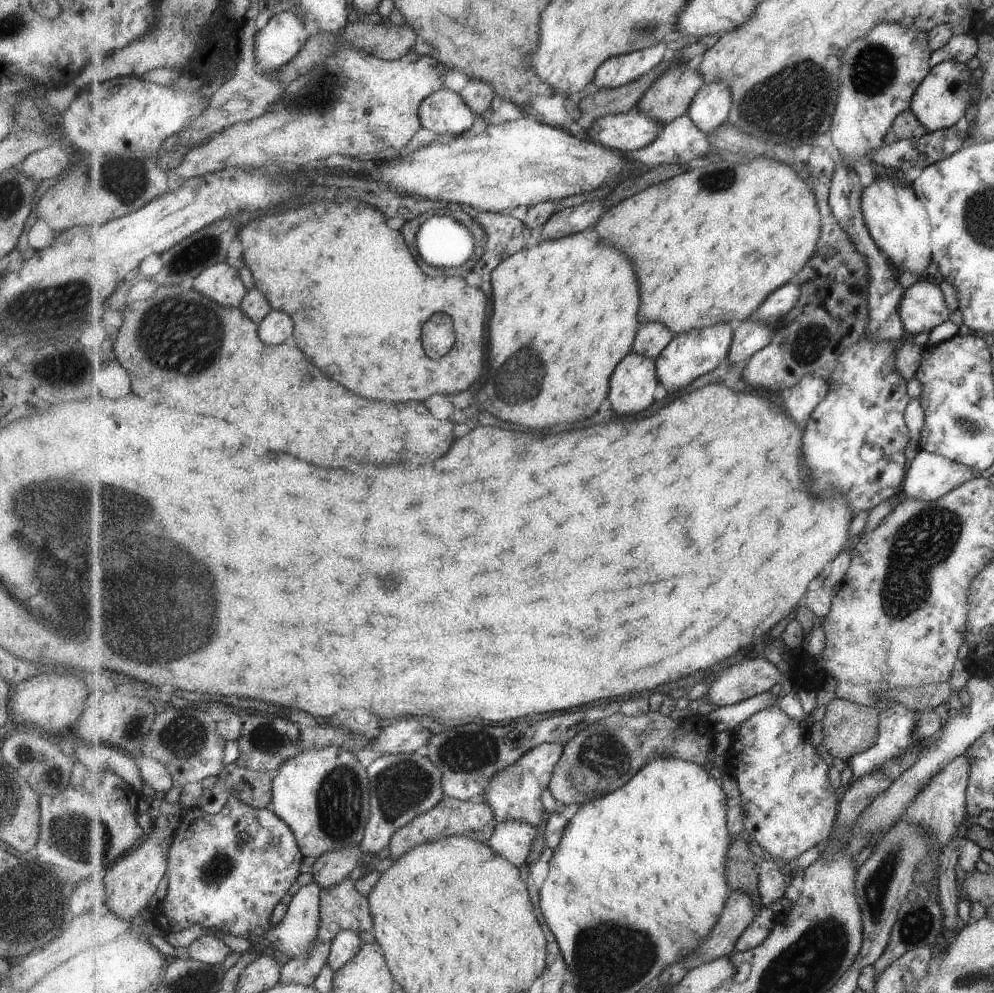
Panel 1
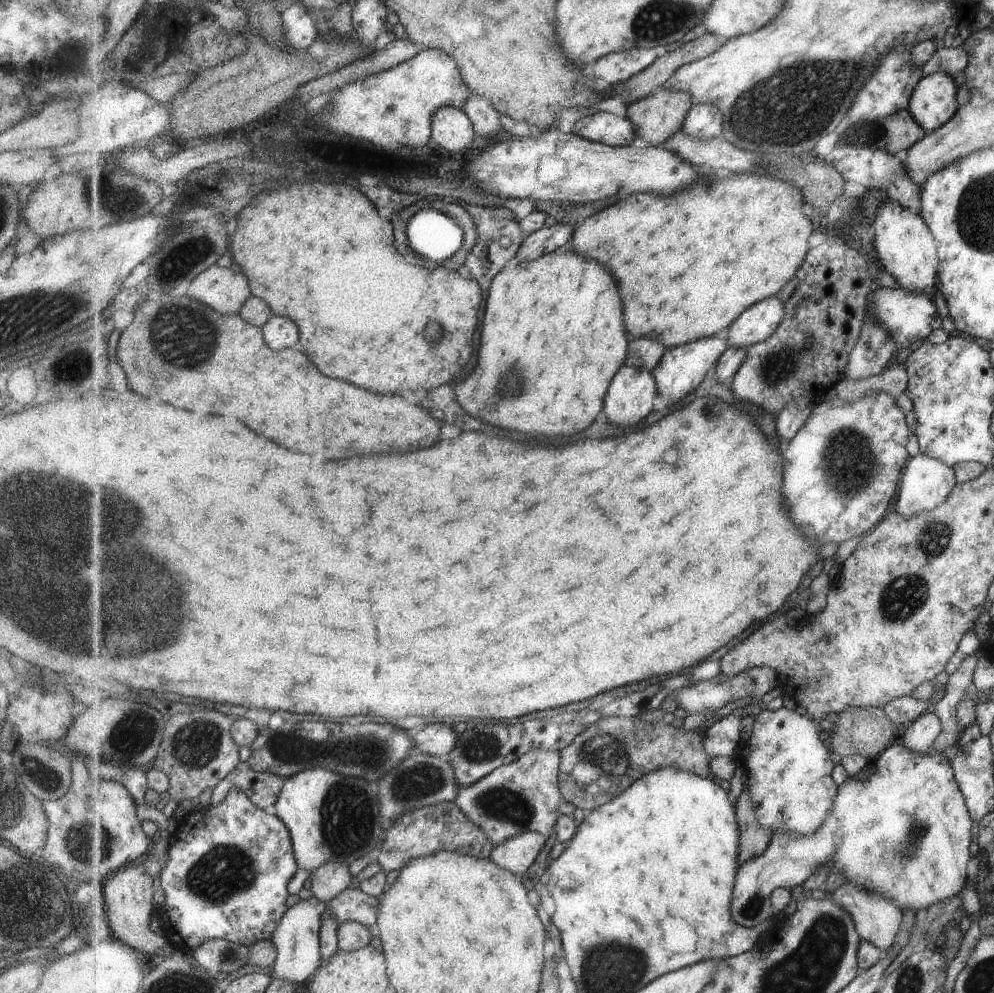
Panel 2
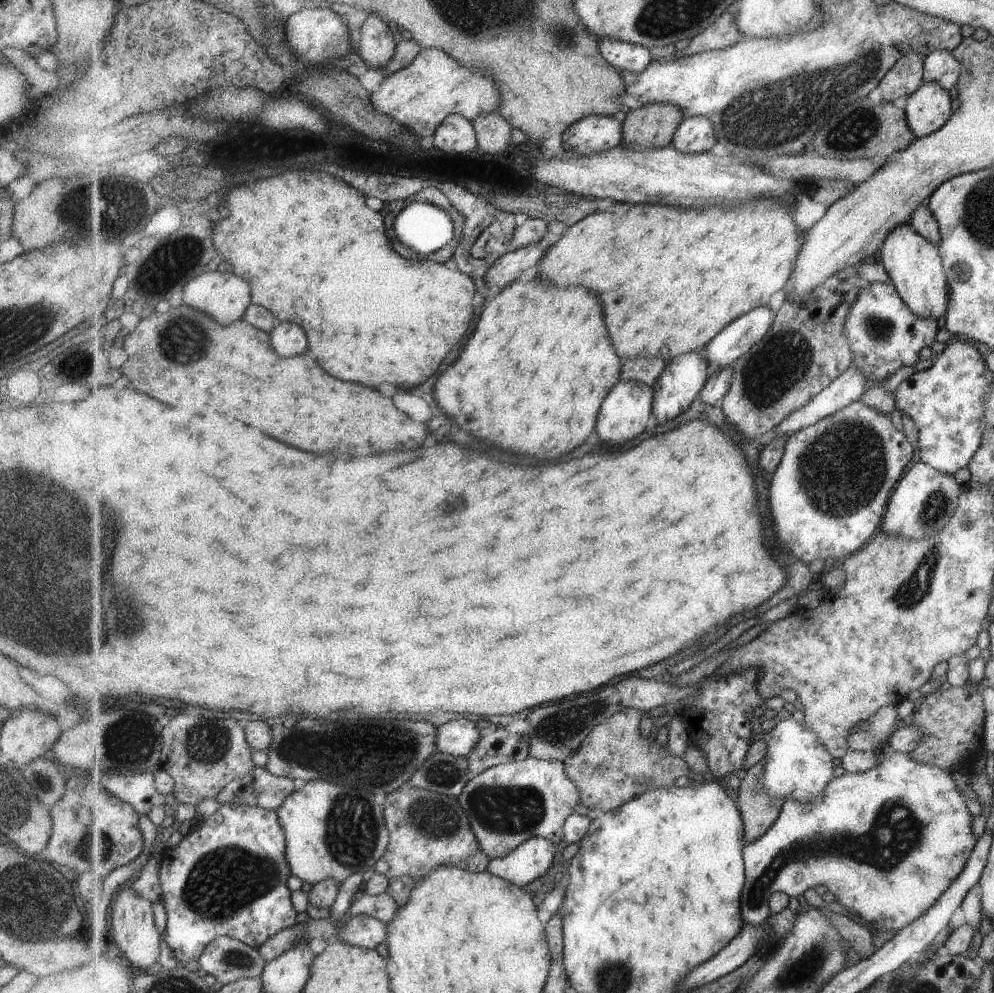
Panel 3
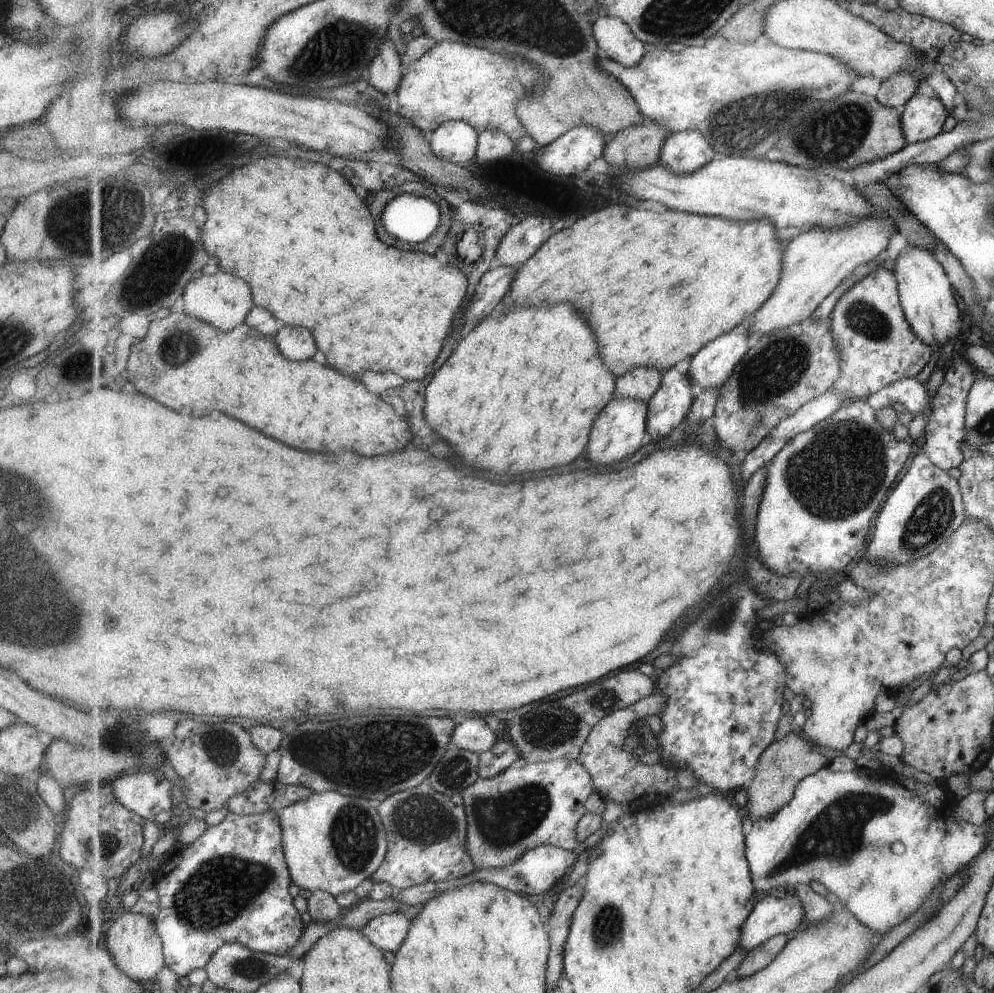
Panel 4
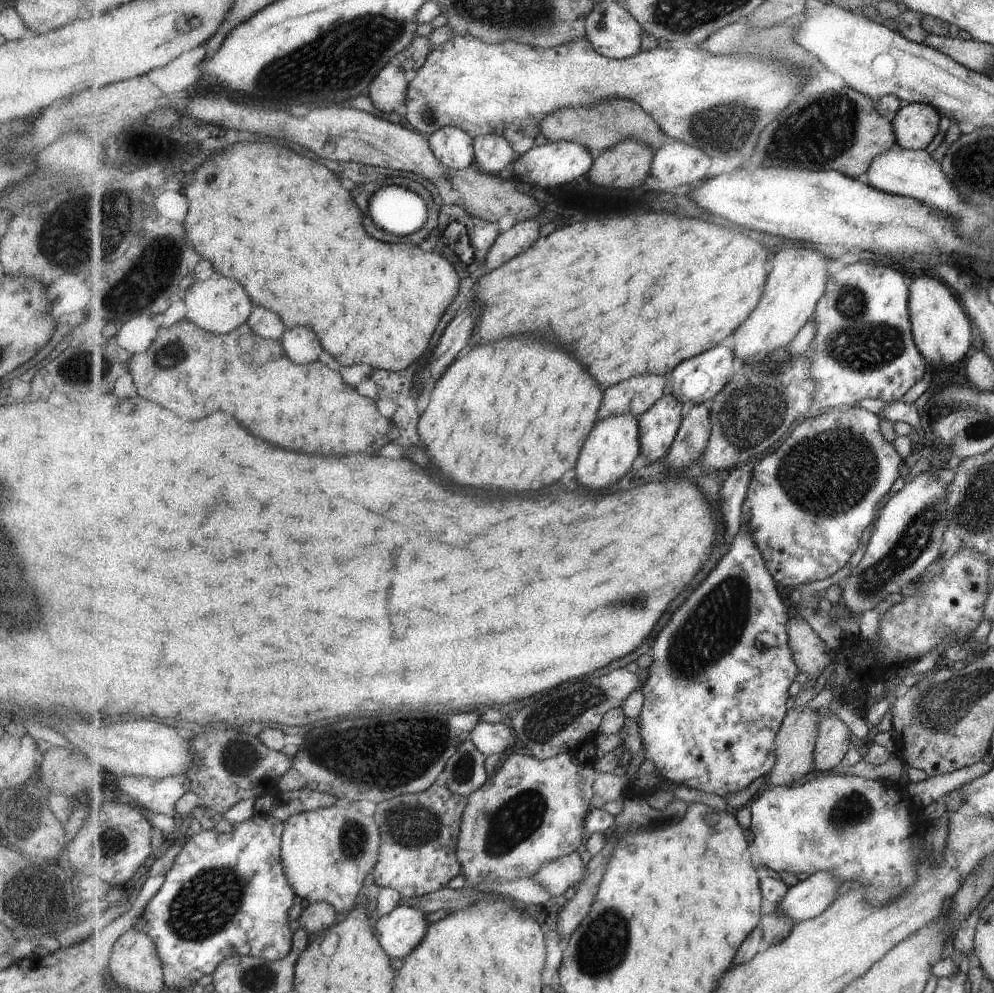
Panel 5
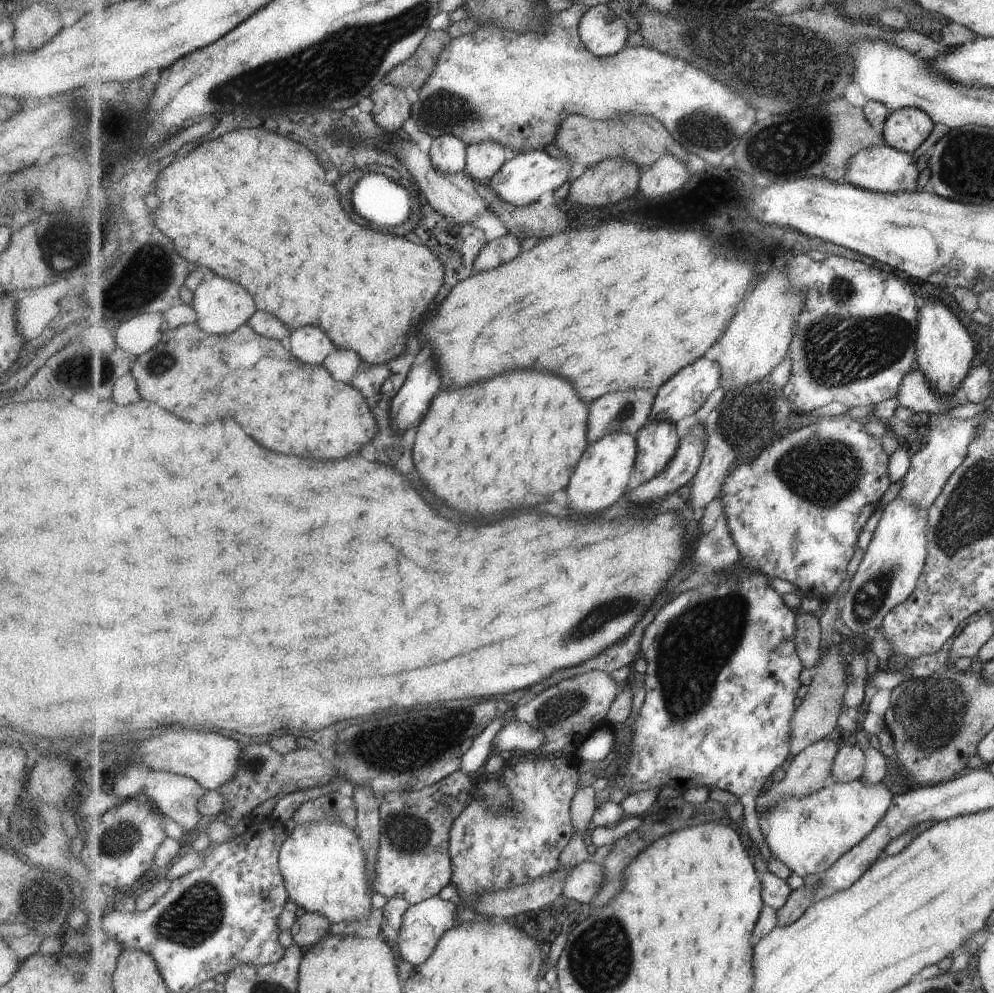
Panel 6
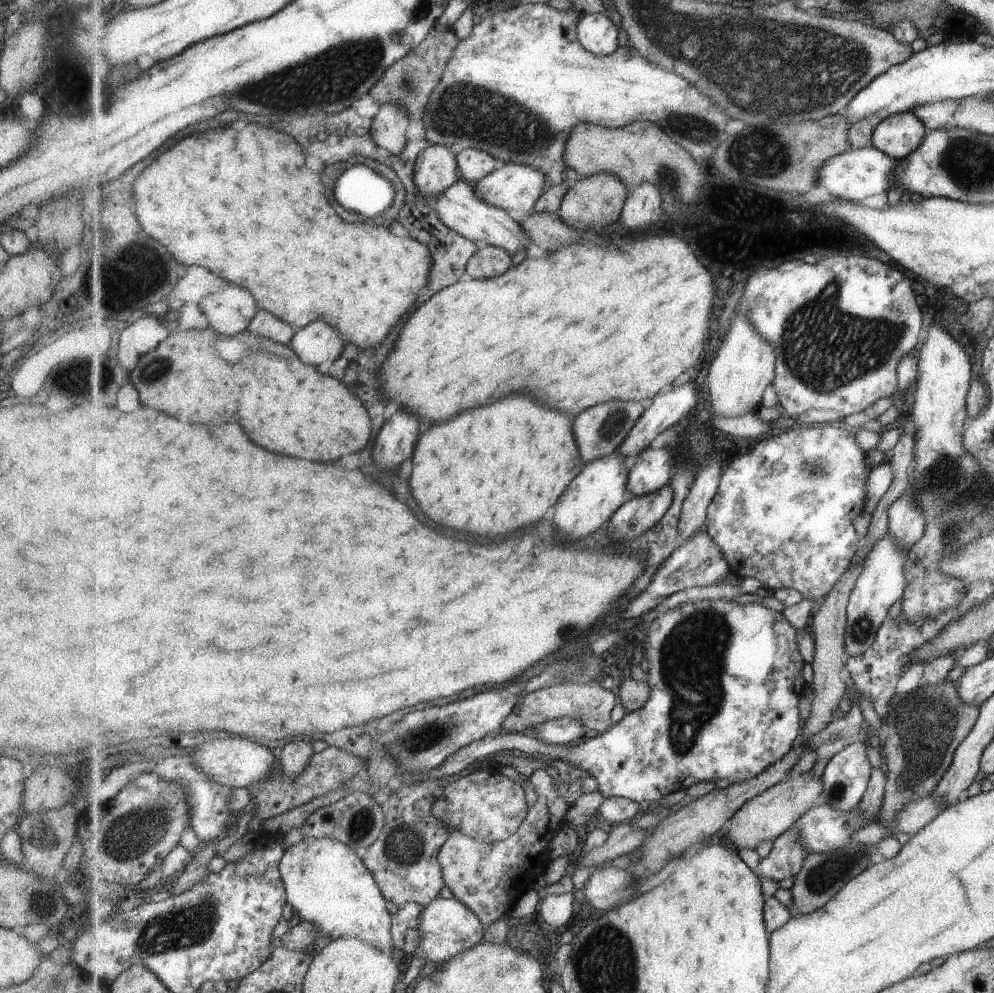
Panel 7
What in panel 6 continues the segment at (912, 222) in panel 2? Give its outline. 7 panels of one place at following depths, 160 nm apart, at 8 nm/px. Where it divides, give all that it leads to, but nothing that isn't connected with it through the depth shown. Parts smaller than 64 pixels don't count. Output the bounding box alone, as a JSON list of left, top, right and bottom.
[917,300,975,397]

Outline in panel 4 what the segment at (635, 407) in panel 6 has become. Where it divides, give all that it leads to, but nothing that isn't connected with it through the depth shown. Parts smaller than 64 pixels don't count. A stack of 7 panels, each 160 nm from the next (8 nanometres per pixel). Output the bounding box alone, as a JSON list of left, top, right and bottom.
[615,367,664,404]

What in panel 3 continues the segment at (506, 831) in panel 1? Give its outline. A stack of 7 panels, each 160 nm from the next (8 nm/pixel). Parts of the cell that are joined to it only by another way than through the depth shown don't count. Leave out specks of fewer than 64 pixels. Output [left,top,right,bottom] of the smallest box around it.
[487,837,557,886]

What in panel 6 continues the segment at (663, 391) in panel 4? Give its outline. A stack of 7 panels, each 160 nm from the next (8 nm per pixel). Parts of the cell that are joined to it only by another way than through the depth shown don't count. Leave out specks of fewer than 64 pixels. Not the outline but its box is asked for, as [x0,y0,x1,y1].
[630,422,680,490]

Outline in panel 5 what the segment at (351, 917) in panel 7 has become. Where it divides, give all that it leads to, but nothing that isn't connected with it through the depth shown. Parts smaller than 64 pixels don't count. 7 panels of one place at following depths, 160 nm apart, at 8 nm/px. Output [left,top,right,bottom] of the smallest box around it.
[282,801,382,912]

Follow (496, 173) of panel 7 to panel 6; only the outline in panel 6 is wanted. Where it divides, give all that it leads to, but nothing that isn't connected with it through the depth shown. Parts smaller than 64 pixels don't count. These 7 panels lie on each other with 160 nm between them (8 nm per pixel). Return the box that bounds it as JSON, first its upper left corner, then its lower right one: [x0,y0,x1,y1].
[487,151,571,207]

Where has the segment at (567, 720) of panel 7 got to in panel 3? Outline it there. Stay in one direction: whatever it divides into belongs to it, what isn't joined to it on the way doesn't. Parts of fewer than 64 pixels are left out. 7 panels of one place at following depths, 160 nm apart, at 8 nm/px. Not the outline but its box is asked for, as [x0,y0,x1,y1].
[438,720,487,757]

